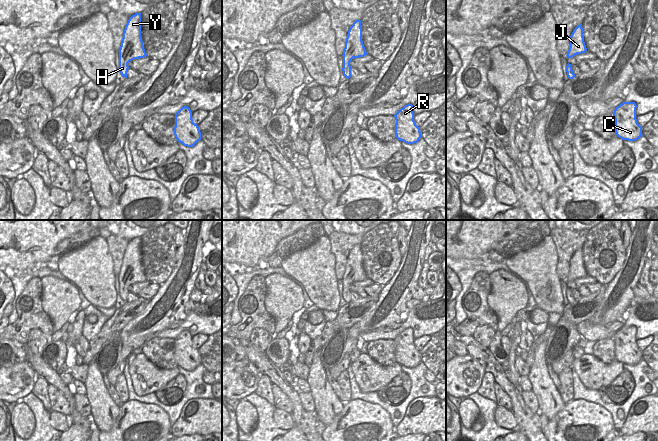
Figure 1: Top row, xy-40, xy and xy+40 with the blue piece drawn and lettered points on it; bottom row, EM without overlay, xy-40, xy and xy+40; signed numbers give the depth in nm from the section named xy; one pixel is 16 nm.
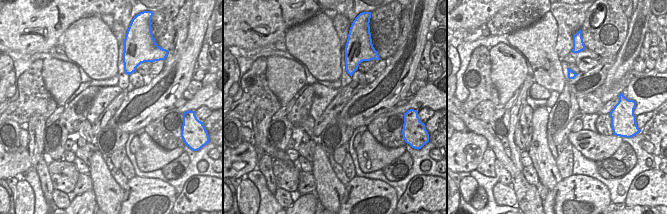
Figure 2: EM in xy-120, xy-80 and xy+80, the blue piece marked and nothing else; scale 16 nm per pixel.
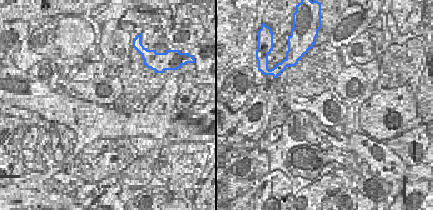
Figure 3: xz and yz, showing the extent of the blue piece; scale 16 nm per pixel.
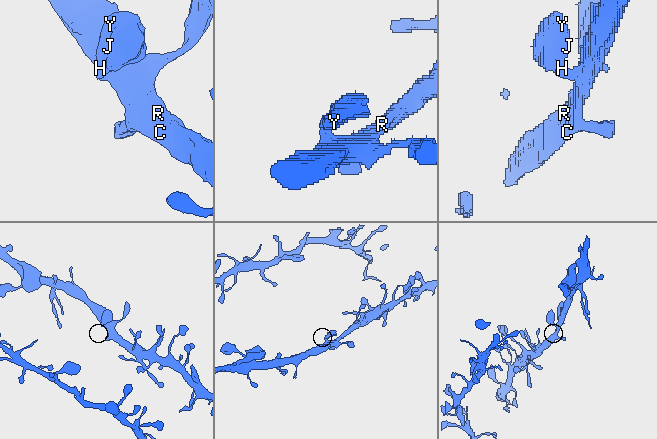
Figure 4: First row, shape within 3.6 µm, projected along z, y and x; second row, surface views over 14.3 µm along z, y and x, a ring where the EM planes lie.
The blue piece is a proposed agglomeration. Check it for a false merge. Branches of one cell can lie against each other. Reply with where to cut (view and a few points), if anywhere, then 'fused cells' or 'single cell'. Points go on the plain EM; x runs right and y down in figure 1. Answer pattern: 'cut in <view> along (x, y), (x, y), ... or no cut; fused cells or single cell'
no cut; single cell

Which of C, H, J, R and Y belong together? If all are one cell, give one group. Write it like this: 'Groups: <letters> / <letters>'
Groups: C H J R Y.

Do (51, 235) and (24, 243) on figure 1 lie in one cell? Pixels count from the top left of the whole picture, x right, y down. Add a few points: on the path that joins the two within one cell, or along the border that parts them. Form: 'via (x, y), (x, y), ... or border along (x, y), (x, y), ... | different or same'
via (44, 235), (31, 236) | same

